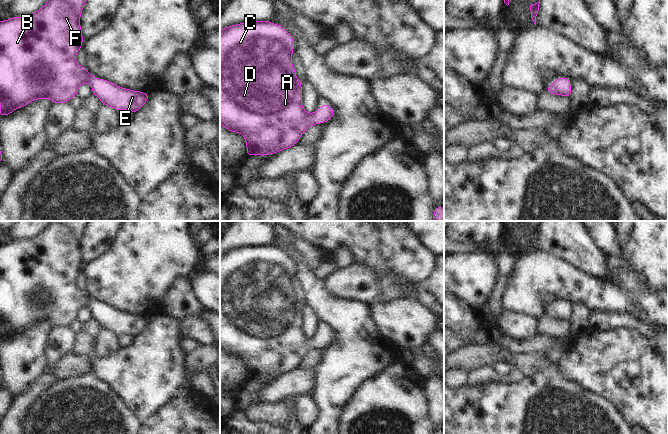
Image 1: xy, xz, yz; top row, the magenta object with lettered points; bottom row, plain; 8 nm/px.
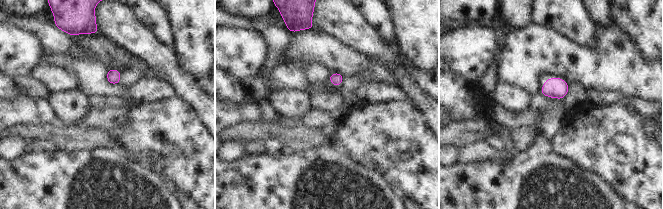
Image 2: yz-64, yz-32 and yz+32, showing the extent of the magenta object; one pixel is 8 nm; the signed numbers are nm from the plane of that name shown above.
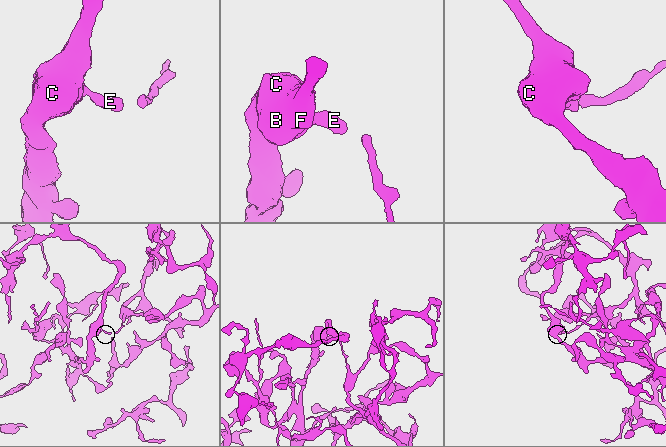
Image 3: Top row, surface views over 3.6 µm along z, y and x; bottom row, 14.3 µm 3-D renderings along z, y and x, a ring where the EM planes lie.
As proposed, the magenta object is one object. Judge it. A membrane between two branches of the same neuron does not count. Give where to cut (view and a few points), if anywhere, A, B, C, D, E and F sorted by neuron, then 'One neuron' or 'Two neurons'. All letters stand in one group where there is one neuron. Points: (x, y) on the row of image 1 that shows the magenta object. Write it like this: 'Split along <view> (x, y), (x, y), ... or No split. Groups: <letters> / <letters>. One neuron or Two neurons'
No split. Groups: A B C D E F. One neuron.

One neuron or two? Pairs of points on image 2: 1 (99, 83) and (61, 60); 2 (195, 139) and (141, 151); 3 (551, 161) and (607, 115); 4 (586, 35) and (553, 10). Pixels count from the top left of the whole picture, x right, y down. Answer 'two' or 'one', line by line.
1: one
2: one
3: two
4: one

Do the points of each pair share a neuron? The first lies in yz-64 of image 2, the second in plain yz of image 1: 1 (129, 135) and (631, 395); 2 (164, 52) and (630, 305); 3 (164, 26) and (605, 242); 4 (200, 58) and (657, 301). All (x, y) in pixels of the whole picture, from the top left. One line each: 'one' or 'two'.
1: one
2: two
3: one
4: two

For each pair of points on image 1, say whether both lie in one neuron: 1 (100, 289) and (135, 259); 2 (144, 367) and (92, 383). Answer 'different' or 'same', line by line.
1: same
2: different

